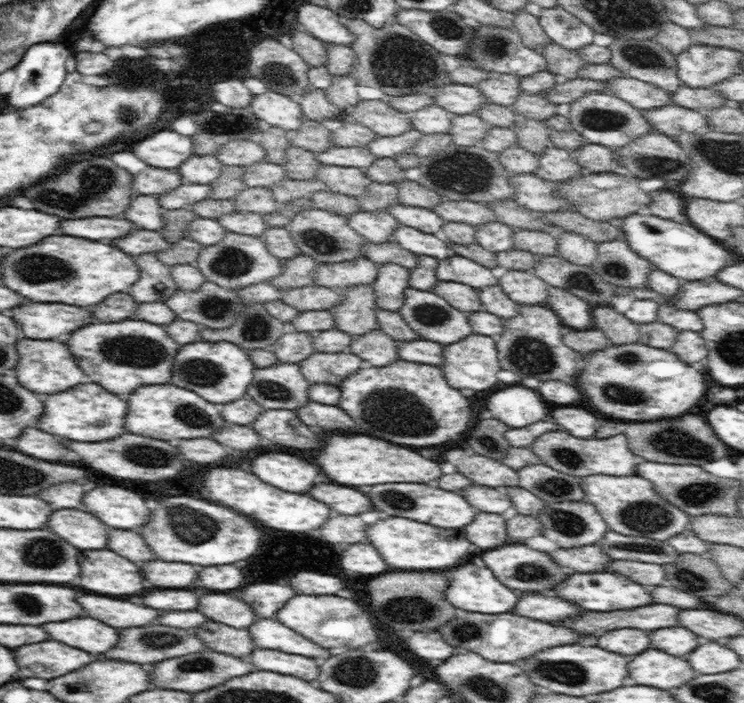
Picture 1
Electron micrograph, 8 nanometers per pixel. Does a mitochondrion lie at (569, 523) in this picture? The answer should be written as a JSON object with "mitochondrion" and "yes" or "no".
{"mitochondrion":"yes"}

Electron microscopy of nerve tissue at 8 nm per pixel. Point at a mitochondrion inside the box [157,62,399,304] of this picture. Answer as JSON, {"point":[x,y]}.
{"point":[231,262]}

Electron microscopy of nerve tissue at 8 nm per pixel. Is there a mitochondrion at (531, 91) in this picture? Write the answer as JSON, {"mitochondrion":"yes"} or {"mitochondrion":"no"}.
{"mitochondrion":"no"}

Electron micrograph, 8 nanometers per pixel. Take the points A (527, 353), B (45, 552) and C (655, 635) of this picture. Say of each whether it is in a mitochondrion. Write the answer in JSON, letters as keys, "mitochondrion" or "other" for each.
{"A":"mitochondrion","B":"mitochondrion","C":"other"}

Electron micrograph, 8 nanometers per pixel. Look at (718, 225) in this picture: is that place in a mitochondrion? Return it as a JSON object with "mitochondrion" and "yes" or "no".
{"mitochondrion":"no"}

